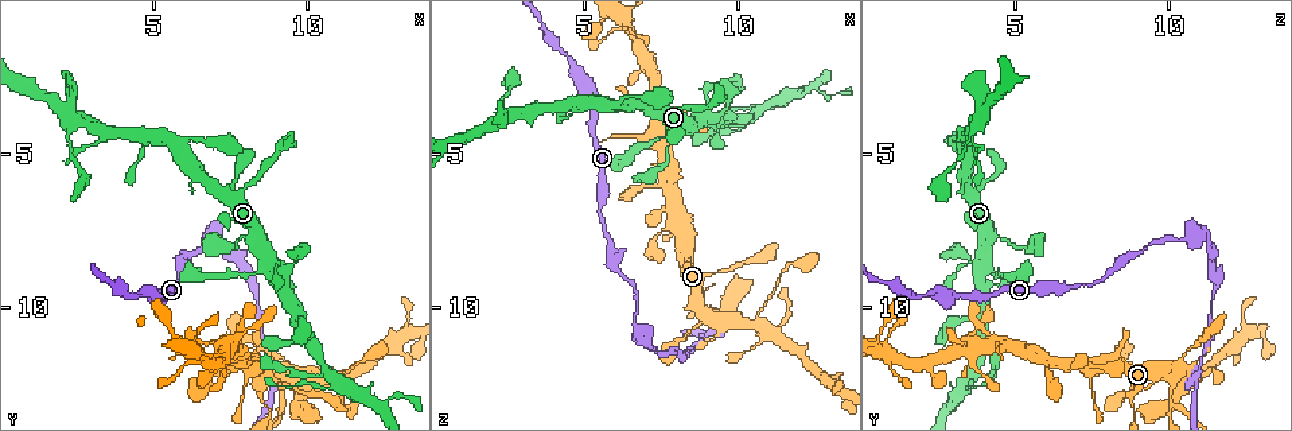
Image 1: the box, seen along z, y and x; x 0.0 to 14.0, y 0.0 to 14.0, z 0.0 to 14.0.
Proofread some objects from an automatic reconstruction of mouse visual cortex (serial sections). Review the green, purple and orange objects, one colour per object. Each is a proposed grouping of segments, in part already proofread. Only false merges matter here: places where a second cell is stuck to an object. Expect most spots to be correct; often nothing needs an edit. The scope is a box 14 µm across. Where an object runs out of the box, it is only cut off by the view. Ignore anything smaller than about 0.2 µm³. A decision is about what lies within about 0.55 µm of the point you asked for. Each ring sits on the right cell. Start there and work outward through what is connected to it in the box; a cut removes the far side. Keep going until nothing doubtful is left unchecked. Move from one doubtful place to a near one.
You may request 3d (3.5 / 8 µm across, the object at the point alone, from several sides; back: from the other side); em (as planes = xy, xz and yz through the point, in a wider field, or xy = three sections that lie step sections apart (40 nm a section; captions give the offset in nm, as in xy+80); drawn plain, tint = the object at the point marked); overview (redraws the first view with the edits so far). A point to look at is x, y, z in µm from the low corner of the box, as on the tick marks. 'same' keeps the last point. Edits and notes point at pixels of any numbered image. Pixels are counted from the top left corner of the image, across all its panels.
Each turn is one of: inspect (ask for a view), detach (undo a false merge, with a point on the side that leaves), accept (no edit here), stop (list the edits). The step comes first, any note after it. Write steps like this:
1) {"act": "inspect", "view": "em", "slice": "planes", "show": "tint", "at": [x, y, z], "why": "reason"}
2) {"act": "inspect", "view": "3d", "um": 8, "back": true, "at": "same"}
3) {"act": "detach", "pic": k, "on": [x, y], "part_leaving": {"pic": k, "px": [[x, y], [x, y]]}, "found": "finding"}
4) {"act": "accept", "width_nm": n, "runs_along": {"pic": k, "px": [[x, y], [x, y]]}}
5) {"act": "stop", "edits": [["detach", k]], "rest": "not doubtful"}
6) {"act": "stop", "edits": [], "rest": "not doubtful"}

{"act": "inspect", "view": "3d", "um": 3.5, "at": [9.2, 13.2, 10.1], "why": "abrupt turn"}

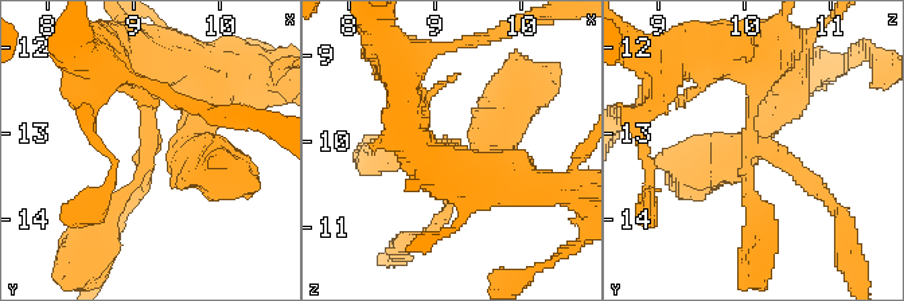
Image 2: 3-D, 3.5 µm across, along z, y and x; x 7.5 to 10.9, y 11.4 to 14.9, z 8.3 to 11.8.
{"act": "inspect", "view": "em", "slice": "xy", "step": 3, "show": "tint", "at": [9.20, 13.10, 10.10], "arms": 3, "arm_widths_nm": [150, 200, 350]}

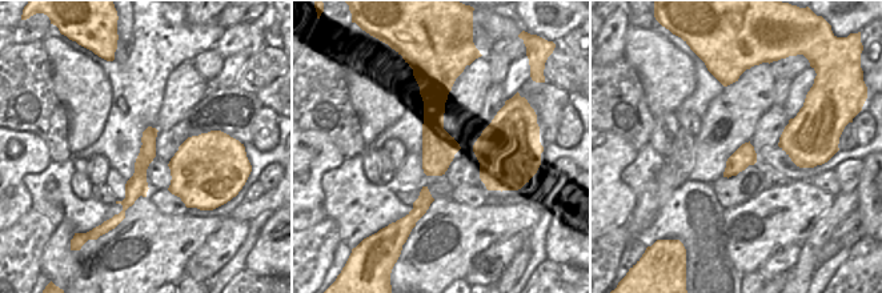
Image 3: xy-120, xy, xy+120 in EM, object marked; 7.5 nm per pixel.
{"act": "accept", "found": "one cell here"}

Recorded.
{"act": "inspect", "view": "3d", "um": 3.5, "at": [7.2, 7.7, 11.3]}

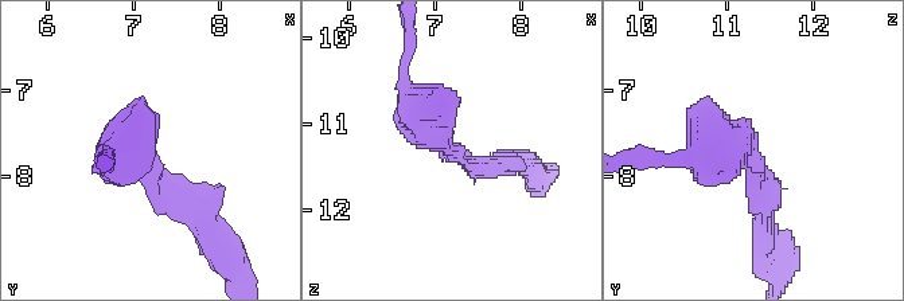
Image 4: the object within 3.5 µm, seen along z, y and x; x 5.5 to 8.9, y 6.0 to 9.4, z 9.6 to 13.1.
{"act": "inspect", "view": "em", "slice": "xy", "step": 2, "show": "tint", "at": [7.15, 7.70, 11.25], "arm_widths_nm": [250, 400]}

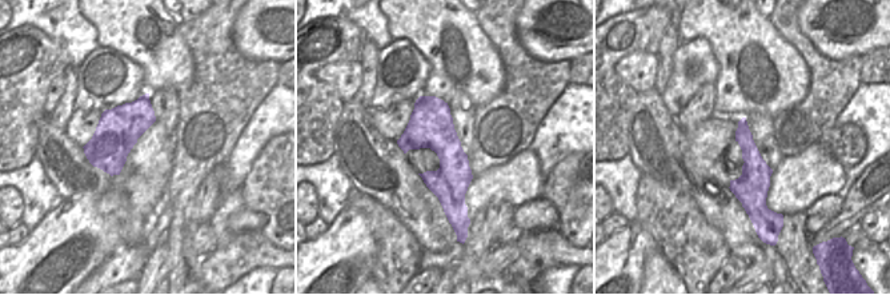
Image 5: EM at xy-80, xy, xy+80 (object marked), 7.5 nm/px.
{"act": "accept", "runs_along": {"pic": 5, "px": [[423, 99], [452, 156], [456, 215]]}, "found": "continuous, no second cell"}

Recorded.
{"act": "inspect", "view": "3d", "um": 3.5, "at": [9.0, 12.3, 10.9], "why": "sharp bend"}

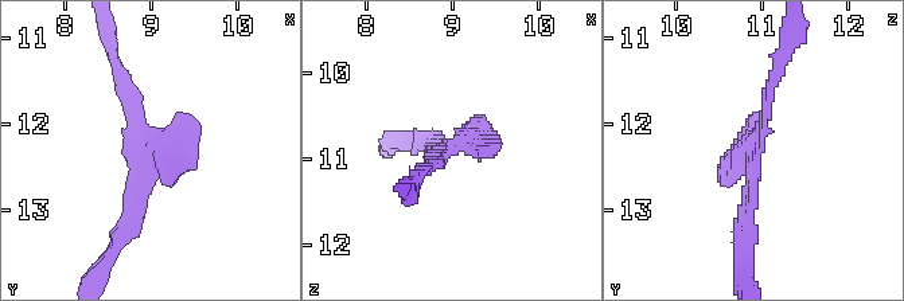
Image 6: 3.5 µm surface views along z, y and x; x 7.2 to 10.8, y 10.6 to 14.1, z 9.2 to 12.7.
{"act": "inspect", "view": "em", "slice": "planes", "show": "tint", "at": [9.00, 12.25, 10.90], "why": "need the tissue"}

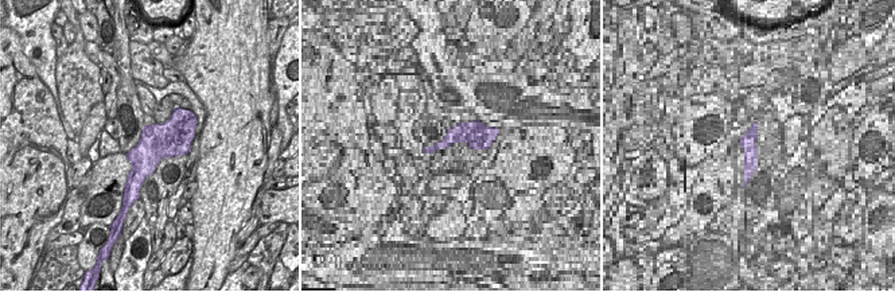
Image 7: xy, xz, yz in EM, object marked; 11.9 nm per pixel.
{"act": "accept", "runs_along": {"pic": 6, "px": [[117, 73], [151, 147], [195, 118]]}, "found": "all the same cell"}

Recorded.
{"act": "stop", "edits": [], "rest": "not doubtful"}

